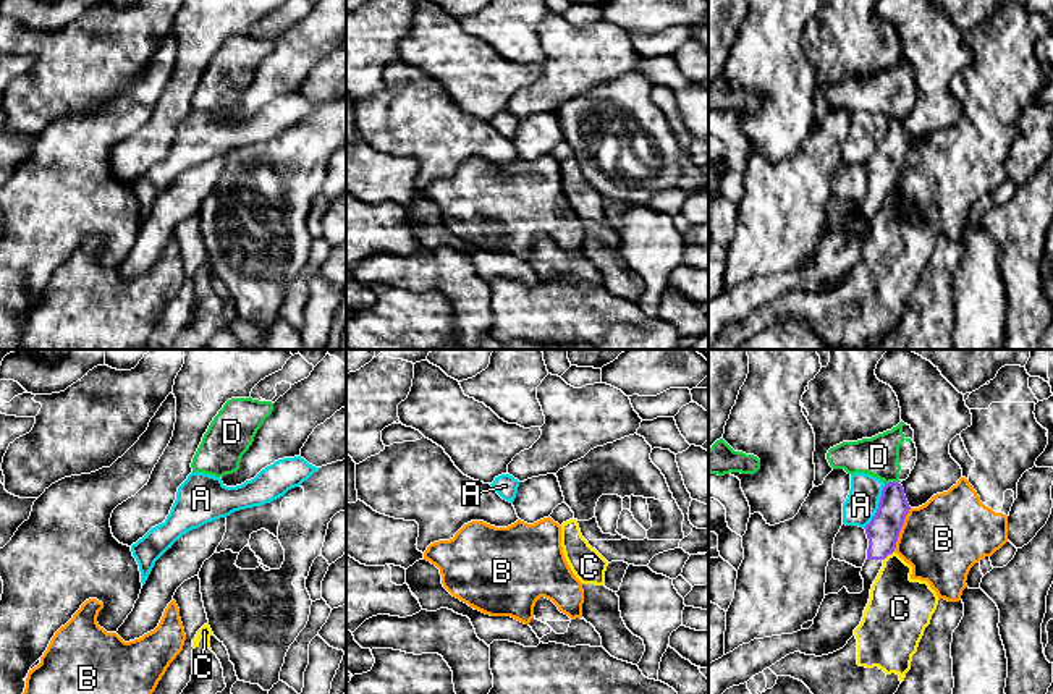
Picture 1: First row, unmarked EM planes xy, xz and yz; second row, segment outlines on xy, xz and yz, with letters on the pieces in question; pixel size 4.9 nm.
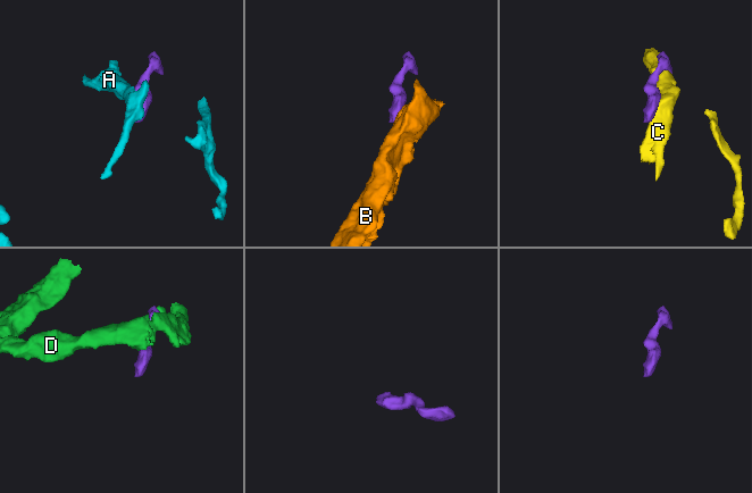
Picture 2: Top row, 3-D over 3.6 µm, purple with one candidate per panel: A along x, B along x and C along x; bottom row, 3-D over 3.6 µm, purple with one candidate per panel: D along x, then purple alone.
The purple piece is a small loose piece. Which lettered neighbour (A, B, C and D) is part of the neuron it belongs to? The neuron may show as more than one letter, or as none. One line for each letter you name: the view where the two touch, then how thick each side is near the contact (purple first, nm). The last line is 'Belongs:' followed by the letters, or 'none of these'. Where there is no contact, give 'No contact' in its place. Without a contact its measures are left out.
Belongs: none of these

